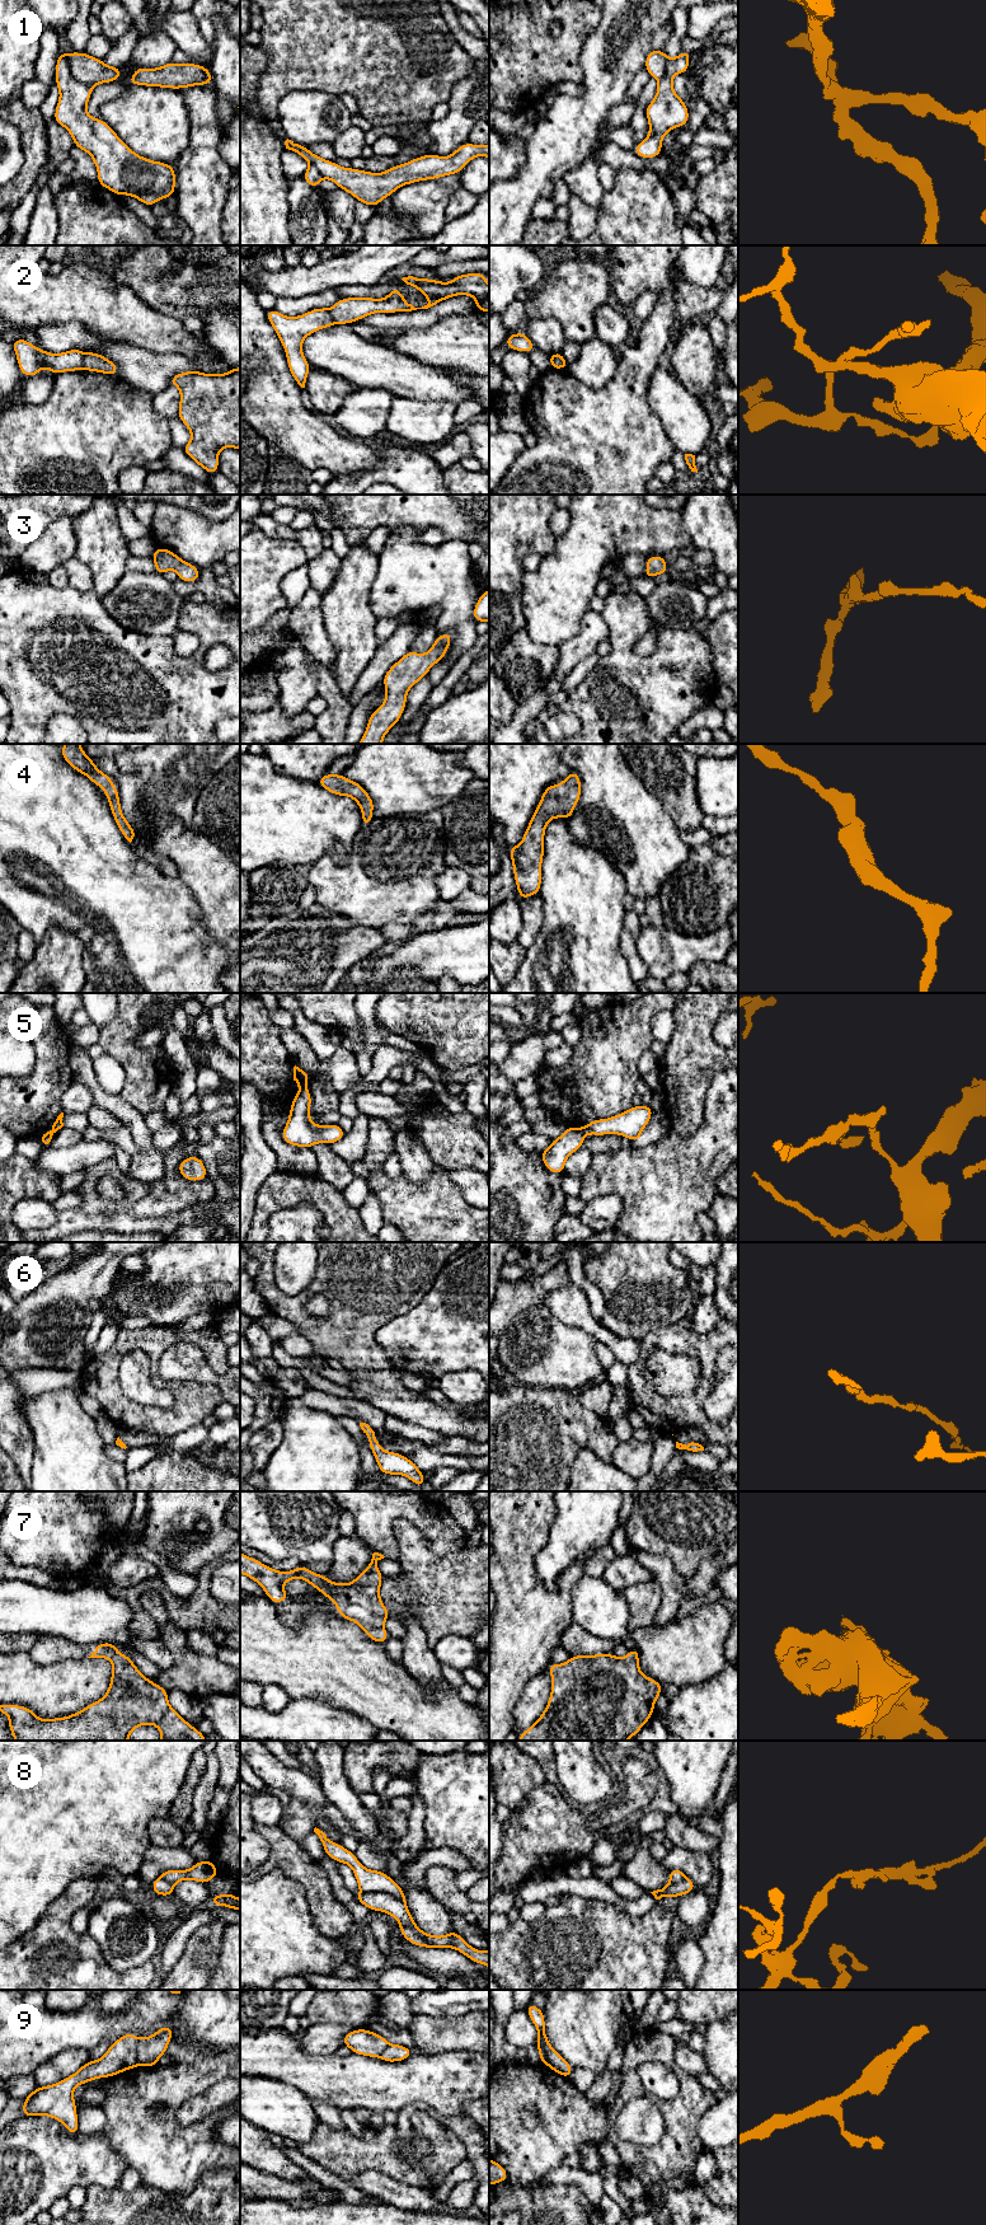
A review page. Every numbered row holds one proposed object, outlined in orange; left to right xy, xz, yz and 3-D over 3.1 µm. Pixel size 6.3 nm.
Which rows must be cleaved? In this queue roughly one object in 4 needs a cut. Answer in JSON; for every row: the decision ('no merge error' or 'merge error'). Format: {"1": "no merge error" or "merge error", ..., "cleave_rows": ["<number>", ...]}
{"1": "merge error", "2": "merge error", "3": "no merge error", "4": "no merge error", "5": "merge error", "6": "no merge error", "7": "no merge error", "8": "merge error", "9": "merge error", "cleave_rows": ["1", "2", "5", "8", "9"]}

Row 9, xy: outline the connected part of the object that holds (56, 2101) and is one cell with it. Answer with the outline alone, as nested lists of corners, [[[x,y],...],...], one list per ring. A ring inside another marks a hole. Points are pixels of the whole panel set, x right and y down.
[[[125,2033],[99,2060],[86,2061],[75,2074],[56,2084],[38,2086],[25,2097],[22,2107],[23,2116],[48,2116],[60,2121],[70,2135],[78,2135],[76,2102],[72,2097],[75,2088],[135,2069],[137,2066],[136,2044],[137,2037],[133,2033]]]

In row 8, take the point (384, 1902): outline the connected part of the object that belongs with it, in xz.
[[[360,1893],[357,1902],[370,1908],[370,1911],[381,1911],[395,1917],[399,1925],[407,1925],[412,1921],[408,1906],[389,1893]]]

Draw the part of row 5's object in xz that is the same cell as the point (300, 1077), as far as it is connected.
[[[294,1067],[294,1081],[301,1088],[305,1087],[310,1077],[310,1073],[300,1069],[299,1067]]]

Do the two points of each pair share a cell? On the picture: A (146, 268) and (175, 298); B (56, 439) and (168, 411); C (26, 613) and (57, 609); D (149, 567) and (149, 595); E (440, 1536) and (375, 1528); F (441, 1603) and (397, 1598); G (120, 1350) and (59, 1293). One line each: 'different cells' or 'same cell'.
A: same cell
B: different cells
C: same cell
D: different cells
E: same cell
F: same cell
G: different cells

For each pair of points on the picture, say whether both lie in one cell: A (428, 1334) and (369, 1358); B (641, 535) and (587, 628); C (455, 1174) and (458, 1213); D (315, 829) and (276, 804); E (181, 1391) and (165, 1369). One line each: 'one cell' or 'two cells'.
A: two cells
B: two cells
C: two cells
D: one cell
E: two cells

